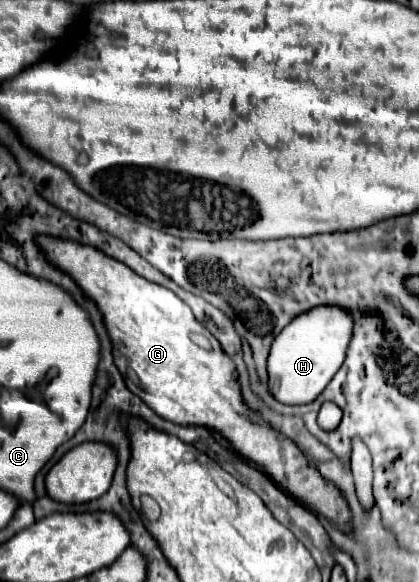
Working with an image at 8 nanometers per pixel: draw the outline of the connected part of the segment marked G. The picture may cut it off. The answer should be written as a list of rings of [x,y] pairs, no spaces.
[[[40,234],[36,238],[36,242],[38,242],[38,248],[44,252],[46,260],[50,264],[54,264],[54,268],[62,270],[64,274],[68,272],[70,278],[80,286],[80,290],[90,300],[96,302],[96,306],[104,318],[110,342],[112,342],[112,354],[116,360],[116,368],[120,370],[130,392],[140,396],[156,414],[160,414],[166,420],[172,420],[176,424],[200,424],[206,428],[214,428],[226,440],[230,440],[230,444],[242,456],[254,460],[266,472],[270,472],[272,478],[276,482],[280,482],[290,494],[304,498],[304,502],[308,502],[312,508],[322,512],[332,522],[340,524],[340,528],[346,528],[346,524],[350,520],[350,510],[348,510],[346,502],[342,500],[340,492],[308,464],[308,460],[304,458],[304,454],[300,452],[300,448],[296,444],[292,444],[290,440],[280,436],[276,430],[268,428],[258,416],[254,416],[244,406],[242,396],[240,396],[240,388],[238,388],[238,380],[236,380],[234,362],[222,352],[218,340],[204,328],[204,324],[200,324],[194,318],[190,308],[172,290],[158,286],[142,276],[136,276],[136,272],[132,268],[126,268],[126,264],[122,264],[120,260],[114,260],[114,258],[106,256],[102,250],[92,248],[88,244],[80,244],[76,240],[54,238],[48,234]]]

